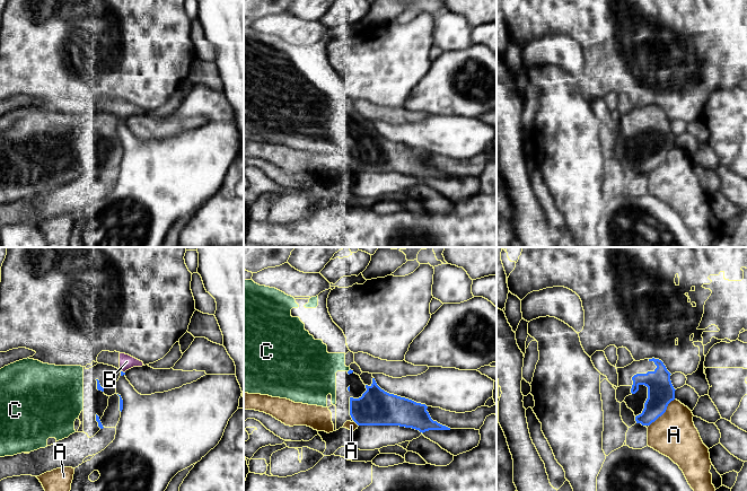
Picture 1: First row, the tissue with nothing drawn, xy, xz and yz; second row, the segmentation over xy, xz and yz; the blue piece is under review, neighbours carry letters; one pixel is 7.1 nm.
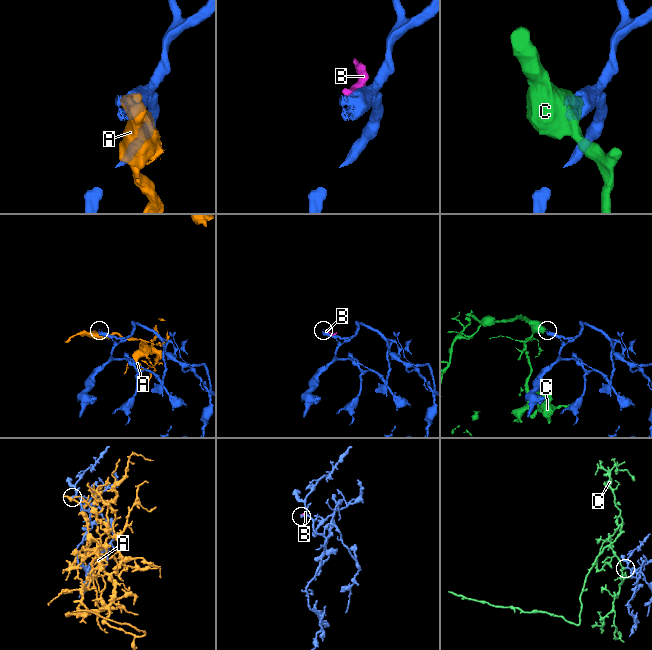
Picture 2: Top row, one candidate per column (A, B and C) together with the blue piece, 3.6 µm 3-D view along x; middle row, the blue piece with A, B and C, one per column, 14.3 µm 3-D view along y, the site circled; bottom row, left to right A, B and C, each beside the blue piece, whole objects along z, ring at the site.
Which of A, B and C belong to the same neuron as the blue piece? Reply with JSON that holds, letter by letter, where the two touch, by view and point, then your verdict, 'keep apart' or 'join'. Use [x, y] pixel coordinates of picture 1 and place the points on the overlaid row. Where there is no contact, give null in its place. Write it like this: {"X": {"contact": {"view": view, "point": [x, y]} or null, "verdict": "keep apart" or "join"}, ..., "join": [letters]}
{"A": {"contact": {"view": "yz", "point": [662, 413]}, "verdict": "keep apart"}, "B": {"contact": {"view": "xy", "point": [122, 371]}, "verdict": "keep apart"}, "C": {"contact": {"view": "xz", "point": [349, 370]}, "verdict": "join"}, "join": ["C"]}

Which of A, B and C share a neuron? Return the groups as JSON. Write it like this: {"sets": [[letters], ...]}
{"sets": [["A"], ["B"], ["C"]]}

